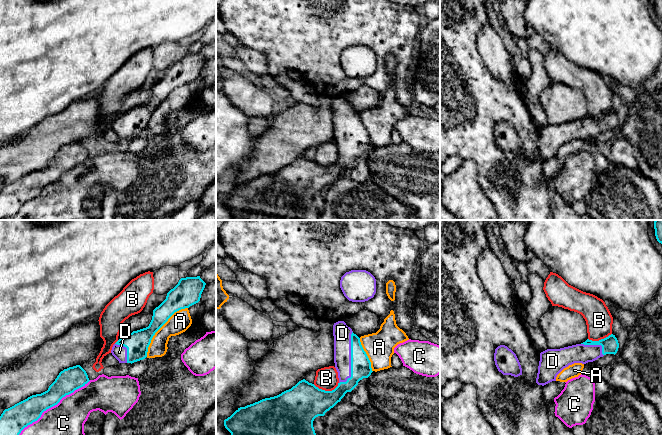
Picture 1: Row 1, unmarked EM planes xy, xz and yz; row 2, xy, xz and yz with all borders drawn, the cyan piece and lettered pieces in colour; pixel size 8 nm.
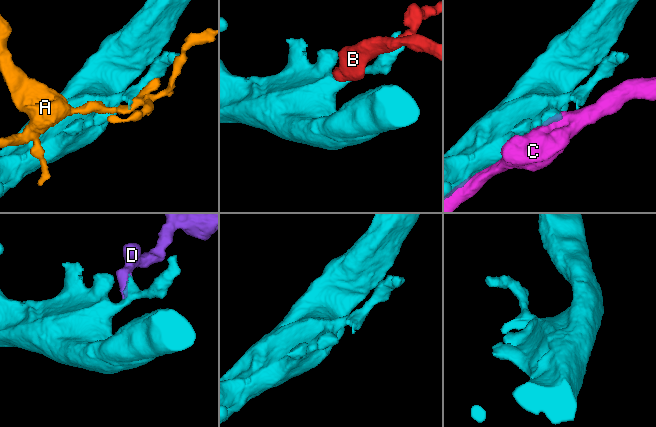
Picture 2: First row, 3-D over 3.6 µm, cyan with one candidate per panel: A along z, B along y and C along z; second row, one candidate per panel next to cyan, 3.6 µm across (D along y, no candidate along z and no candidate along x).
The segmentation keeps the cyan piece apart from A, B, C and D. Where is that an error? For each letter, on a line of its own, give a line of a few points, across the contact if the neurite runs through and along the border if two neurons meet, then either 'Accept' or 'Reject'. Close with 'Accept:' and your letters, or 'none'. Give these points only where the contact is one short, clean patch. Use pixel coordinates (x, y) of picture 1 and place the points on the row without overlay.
A: Reject
B: Reject
C: Reject
D: Accept
Accept: D

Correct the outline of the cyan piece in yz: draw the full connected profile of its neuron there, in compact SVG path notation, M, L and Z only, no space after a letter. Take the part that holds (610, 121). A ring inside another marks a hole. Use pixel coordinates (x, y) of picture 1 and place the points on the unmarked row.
M611 110L599 117L587 115L581 120L560 125L547 125L540 129L536 159L544 162L556 157L557 151L569 141L593 138L606 130L615 131L618 124L618 116Z

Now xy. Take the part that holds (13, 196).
M80 141L69 143L59 149L47 167L32 171L5 185L0 192L0 220L16 215L44 187L57 181L63 173L85 162L89 157L86 147Z

